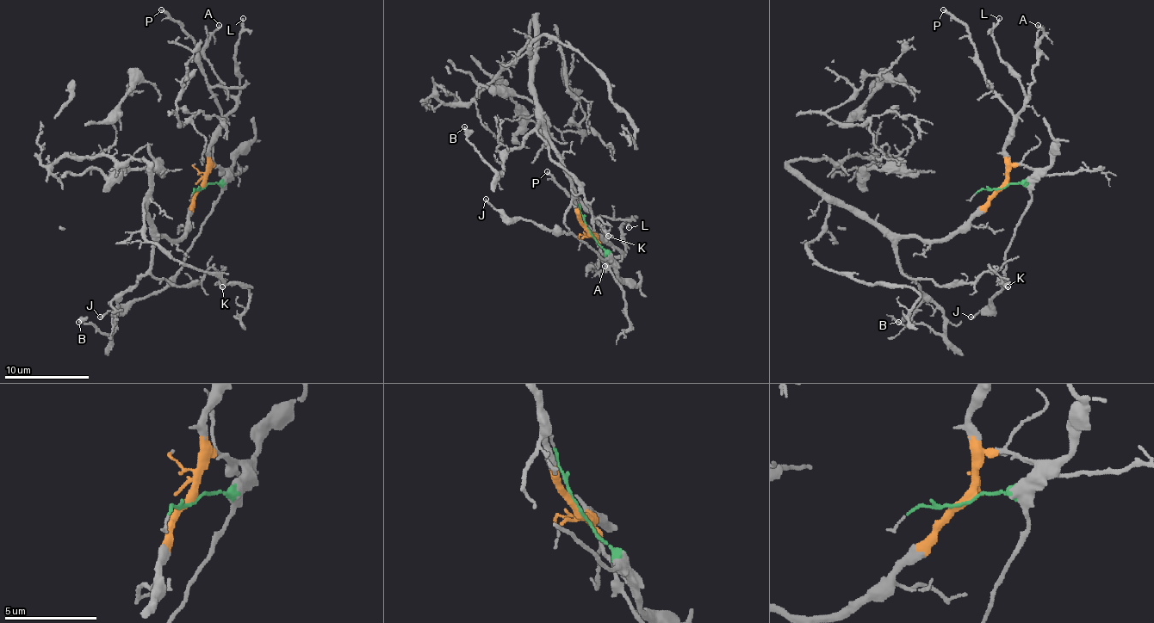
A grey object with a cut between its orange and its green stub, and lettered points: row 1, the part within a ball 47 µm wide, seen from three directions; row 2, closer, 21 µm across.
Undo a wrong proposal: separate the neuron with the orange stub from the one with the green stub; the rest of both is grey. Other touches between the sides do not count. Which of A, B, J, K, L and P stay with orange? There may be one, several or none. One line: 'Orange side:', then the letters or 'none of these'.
Orange side: A, B, K, L, P

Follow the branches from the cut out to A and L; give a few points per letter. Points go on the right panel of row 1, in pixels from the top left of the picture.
A: (1001, 188), (1006, 177), (1004, 145), (1013, 118), (1025, 105), (1042, 34), (1038, 24)
L: (1001, 188), (1004, 145), (1013, 118), (1025, 105), (1020, 79), (993, 39), (1000, 18)

